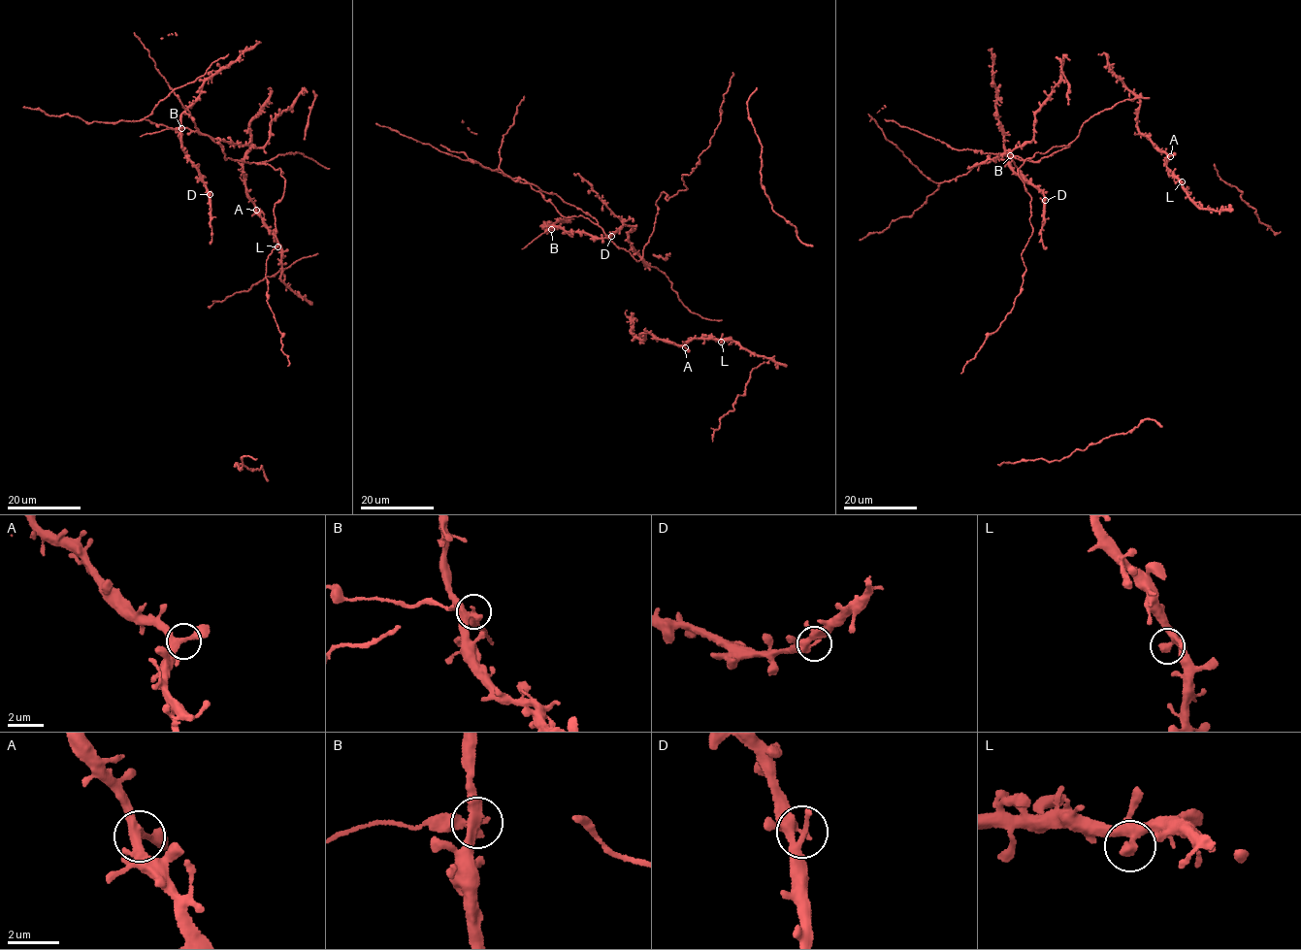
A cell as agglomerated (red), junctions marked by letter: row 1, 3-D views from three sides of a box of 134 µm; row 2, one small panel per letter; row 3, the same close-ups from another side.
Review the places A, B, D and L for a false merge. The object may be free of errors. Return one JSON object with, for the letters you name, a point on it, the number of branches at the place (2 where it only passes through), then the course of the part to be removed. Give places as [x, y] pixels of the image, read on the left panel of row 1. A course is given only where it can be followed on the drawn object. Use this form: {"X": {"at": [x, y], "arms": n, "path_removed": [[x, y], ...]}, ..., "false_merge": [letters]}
{"B": {"at": [181, 128], "arms": 3, "path_removed": [[181, 128], [161, 129], [140, 137]]}, "false_merge": ["B"]}

